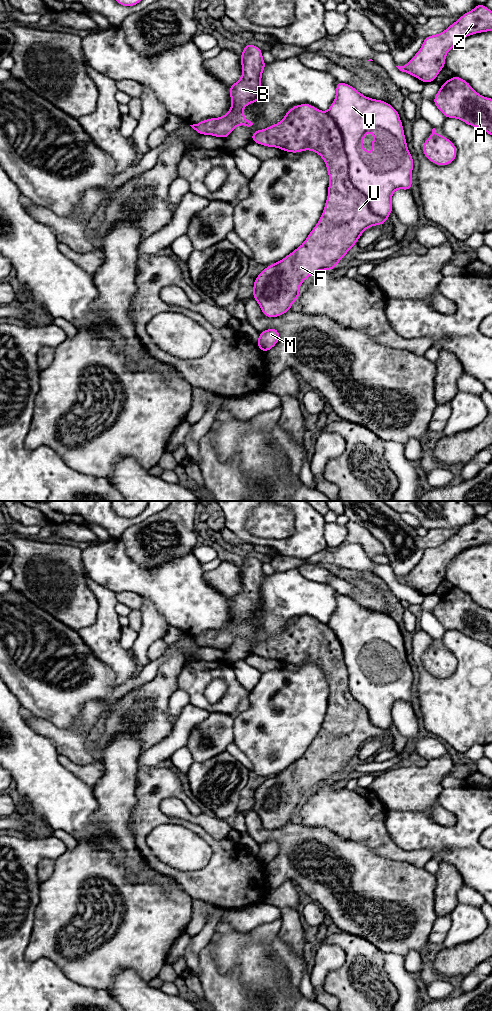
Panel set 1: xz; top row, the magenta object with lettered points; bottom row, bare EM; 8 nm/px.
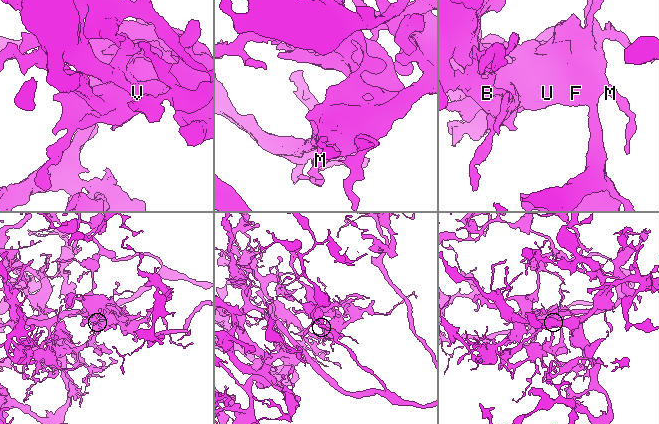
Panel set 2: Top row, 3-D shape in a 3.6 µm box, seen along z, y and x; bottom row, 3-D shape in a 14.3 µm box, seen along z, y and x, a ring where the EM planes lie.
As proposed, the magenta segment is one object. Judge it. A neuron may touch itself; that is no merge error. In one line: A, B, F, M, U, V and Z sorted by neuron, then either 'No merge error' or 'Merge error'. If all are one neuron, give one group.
Groups: A B F M U V Z. No merge error

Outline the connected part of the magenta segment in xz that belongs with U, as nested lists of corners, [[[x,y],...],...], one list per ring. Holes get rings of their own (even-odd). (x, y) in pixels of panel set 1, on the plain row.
[[[340,593],[336,594],[336,609],[327,624],[320,623],[308,615],[293,618],[279,635],[254,643],[251,654],[296,666],[304,662],[314,663],[323,670],[329,687],[328,709],[323,725],[306,752],[285,770],[267,778],[255,790],[252,809],[260,817],[263,827],[273,830],[291,822],[293,814],[301,806],[299,799],[305,791],[317,783],[336,781],[337,775],[344,770],[353,757],[357,756],[361,746],[367,740],[387,735],[386,731],[393,724],[391,715],[393,704],[396,701],[411,703],[414,674],[407,660],[399,624],[389,615],[368,610],[350,596]],[[372,642],[374,650],[370,670],[369,665],[360,655]]]

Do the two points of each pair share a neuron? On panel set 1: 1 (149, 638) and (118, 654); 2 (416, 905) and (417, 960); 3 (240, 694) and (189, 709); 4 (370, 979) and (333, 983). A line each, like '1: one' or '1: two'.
1: two
2: two
3: two
4: one

